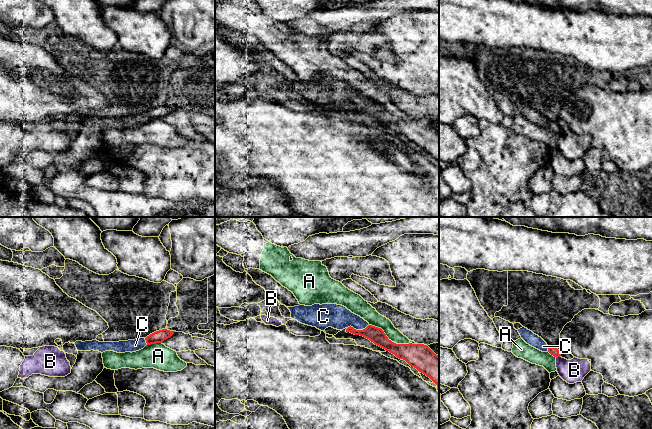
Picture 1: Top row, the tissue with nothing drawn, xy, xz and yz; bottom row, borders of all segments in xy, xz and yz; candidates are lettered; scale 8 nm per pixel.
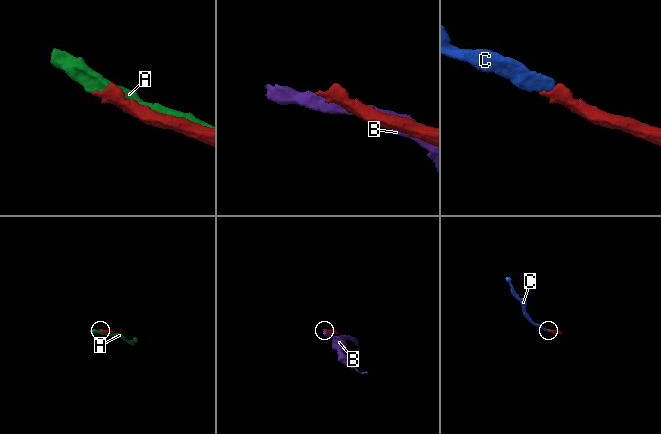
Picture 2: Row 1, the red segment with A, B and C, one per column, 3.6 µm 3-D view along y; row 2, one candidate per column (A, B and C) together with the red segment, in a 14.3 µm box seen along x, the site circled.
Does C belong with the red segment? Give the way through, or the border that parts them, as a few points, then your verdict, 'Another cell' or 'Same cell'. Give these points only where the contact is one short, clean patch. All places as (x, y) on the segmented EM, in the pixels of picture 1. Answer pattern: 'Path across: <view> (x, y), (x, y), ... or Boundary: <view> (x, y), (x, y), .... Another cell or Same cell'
Path across: xz (376, 335), (366, 330), (357, 330), (346, 319), (338, 317). Same cell

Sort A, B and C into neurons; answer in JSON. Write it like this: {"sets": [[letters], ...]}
{"sets": [["A"], ["B"], ["C"]]}

